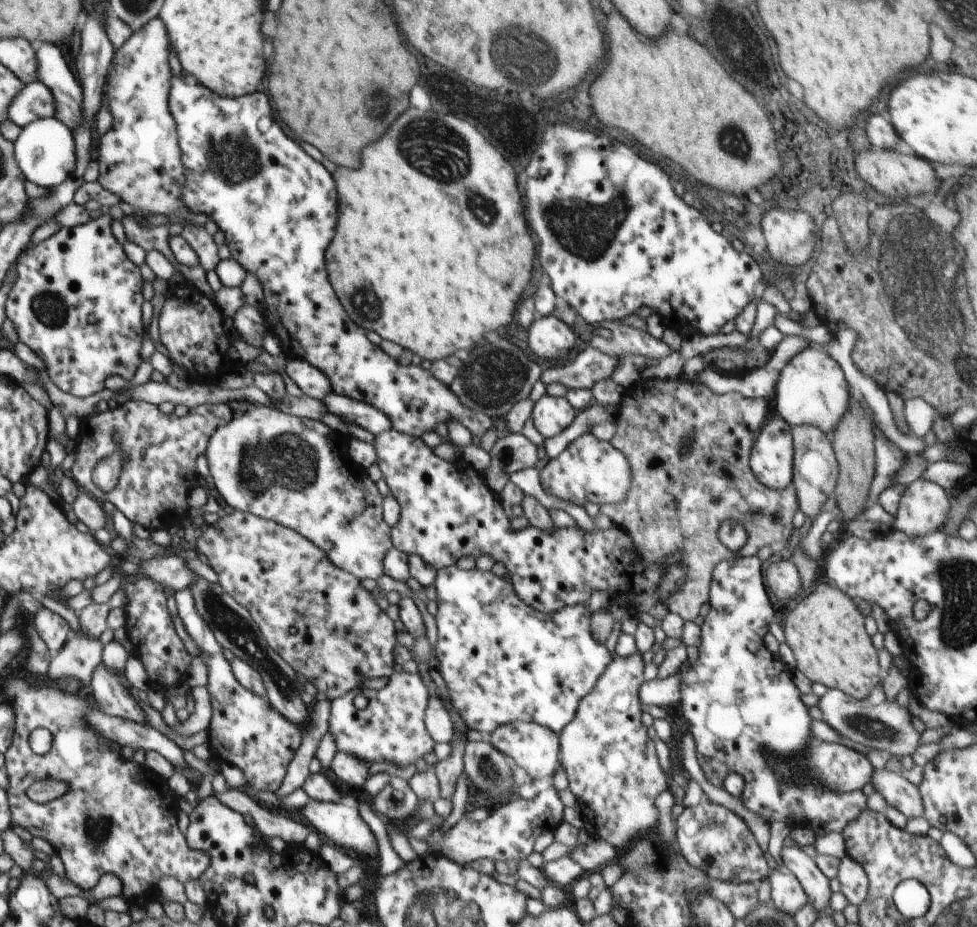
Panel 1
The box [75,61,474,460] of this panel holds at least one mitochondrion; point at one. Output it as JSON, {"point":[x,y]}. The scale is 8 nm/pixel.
{"point":[236,159]}

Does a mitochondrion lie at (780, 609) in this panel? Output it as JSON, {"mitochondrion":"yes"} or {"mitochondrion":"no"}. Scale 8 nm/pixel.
{"mitochondrion":"no"}

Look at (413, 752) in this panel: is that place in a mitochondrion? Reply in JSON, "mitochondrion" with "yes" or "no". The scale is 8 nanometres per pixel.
{"mitochondrion":"no"}

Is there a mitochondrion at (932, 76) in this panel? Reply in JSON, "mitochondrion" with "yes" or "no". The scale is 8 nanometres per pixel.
{"mitochondrion":"no"}

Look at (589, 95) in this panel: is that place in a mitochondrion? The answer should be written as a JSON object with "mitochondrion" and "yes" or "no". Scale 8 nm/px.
{"mitochondrion":"no"}

